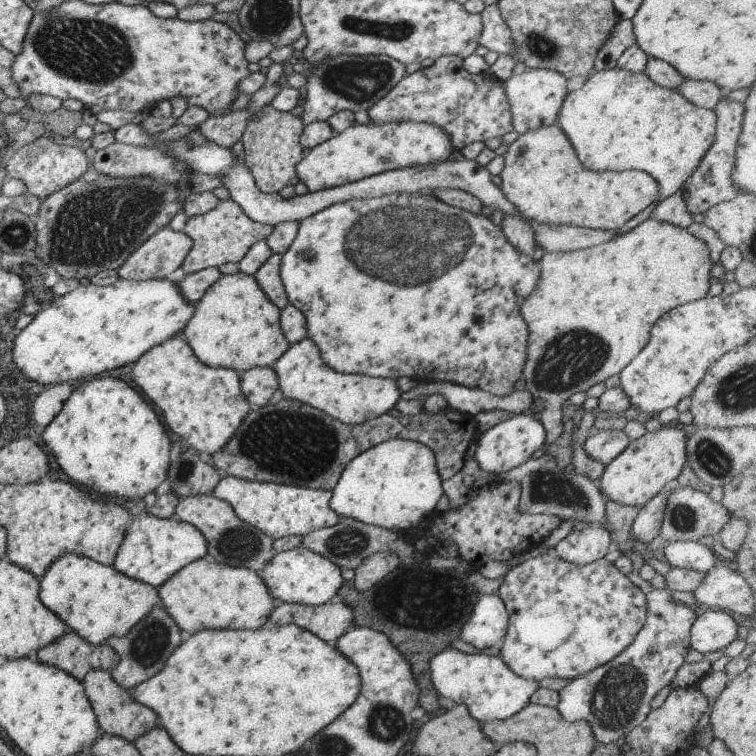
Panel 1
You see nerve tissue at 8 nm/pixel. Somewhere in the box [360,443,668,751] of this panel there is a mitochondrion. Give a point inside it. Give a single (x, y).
(615, 702)

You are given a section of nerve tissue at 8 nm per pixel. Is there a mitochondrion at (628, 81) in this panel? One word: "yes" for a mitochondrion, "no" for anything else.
no

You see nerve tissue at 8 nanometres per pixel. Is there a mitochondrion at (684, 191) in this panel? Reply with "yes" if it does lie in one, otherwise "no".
no

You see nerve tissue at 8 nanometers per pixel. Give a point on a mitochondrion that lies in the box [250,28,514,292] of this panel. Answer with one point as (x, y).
(354, 80)

